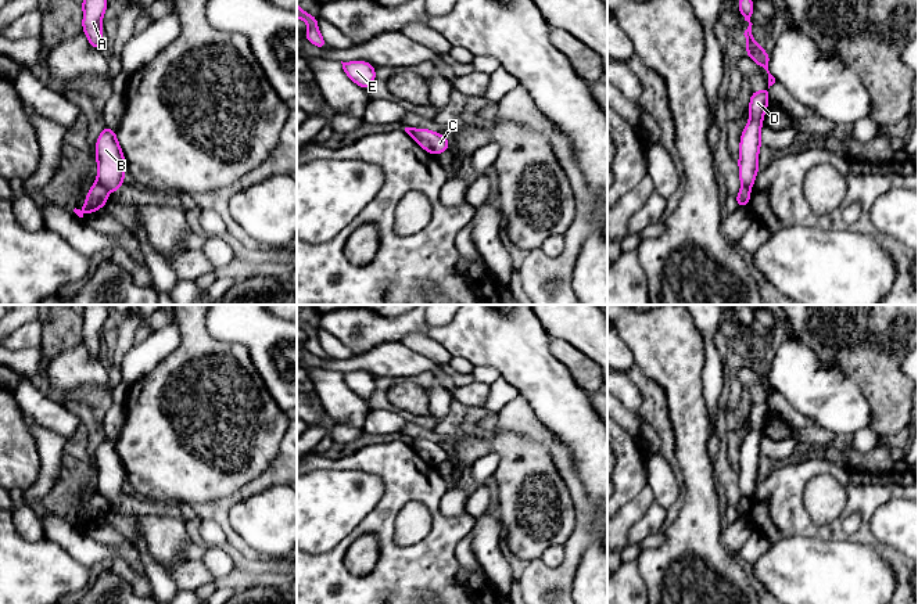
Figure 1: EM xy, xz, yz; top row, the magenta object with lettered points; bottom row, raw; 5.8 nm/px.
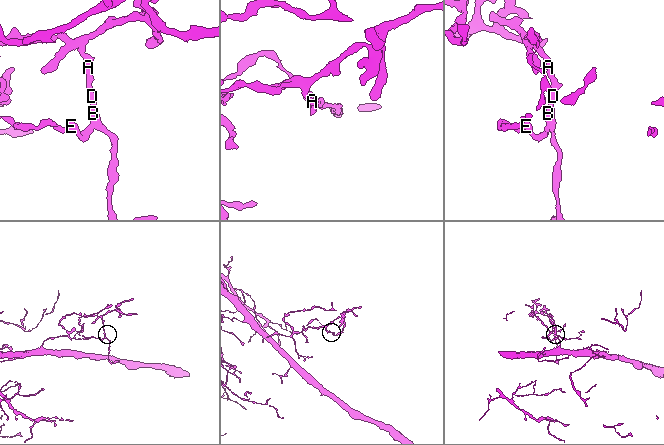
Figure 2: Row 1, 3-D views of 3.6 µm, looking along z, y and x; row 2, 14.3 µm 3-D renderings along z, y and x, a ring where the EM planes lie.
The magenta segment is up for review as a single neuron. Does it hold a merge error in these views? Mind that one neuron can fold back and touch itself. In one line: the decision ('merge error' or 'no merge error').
merge error

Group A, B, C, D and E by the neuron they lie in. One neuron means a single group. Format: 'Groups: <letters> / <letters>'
Groups: A B C D / E

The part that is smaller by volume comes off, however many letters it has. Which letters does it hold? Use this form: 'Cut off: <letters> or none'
Cut off: A, B, C, D

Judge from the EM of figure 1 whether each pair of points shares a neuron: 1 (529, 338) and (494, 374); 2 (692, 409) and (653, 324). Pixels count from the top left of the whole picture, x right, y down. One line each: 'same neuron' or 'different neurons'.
1: different neurons
2: same neuron

